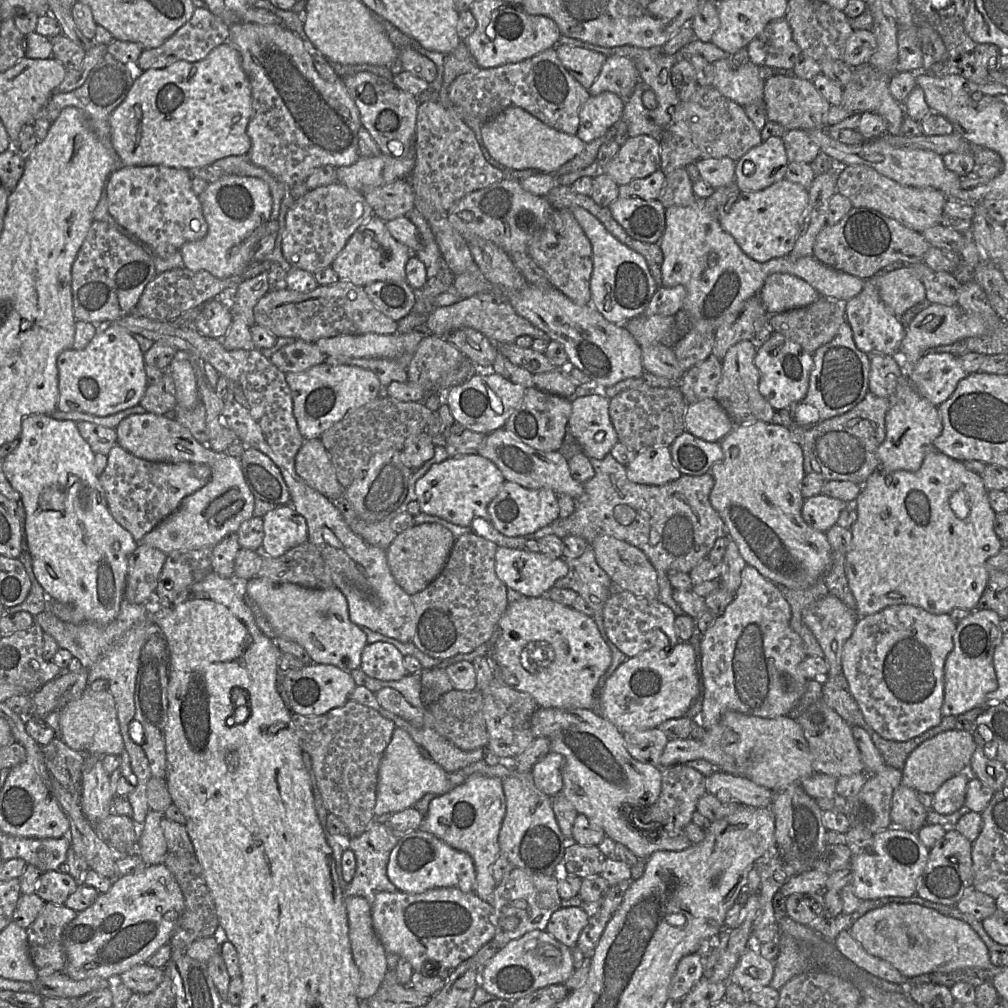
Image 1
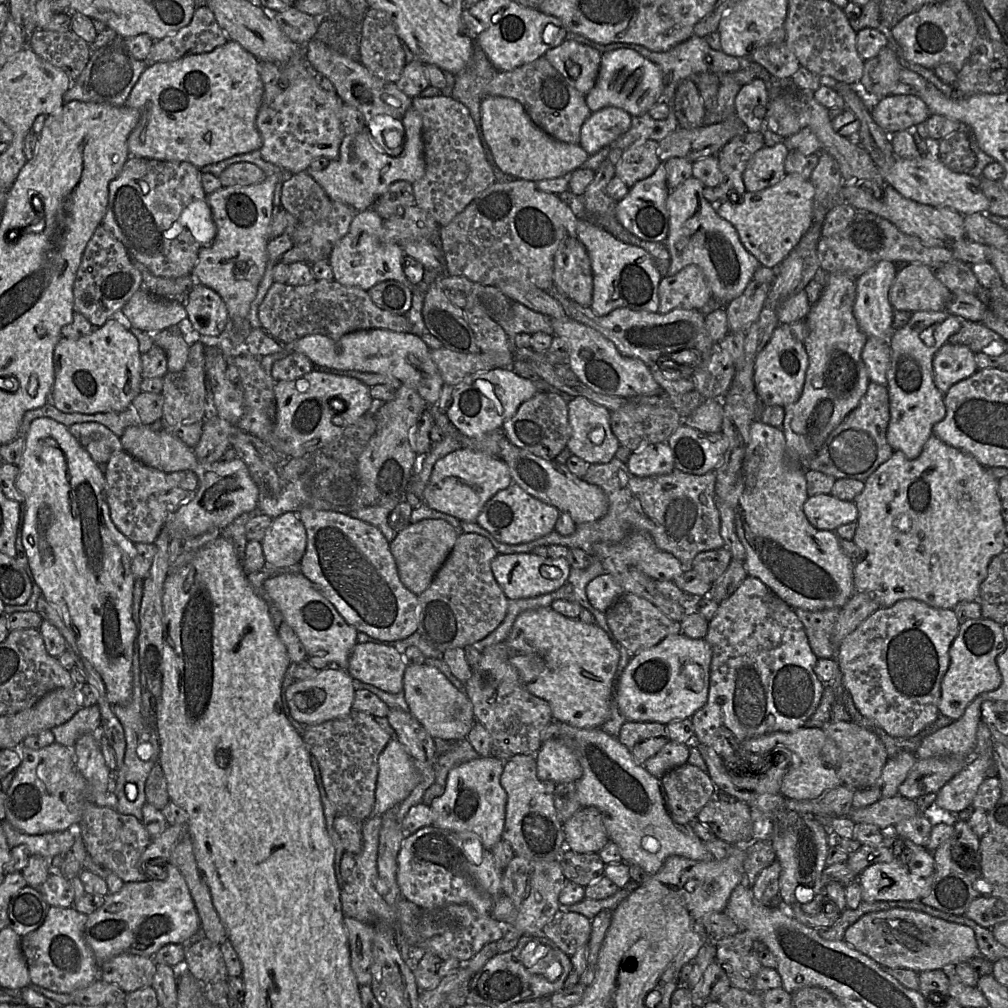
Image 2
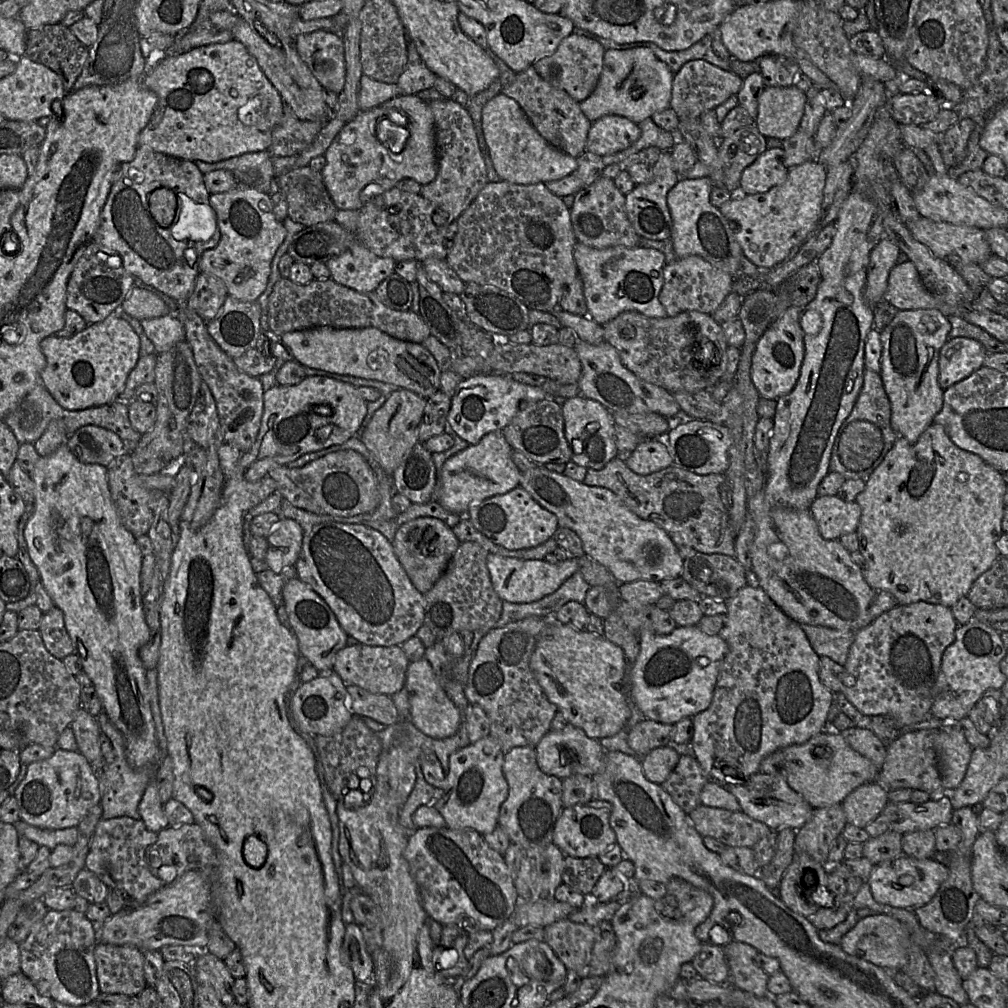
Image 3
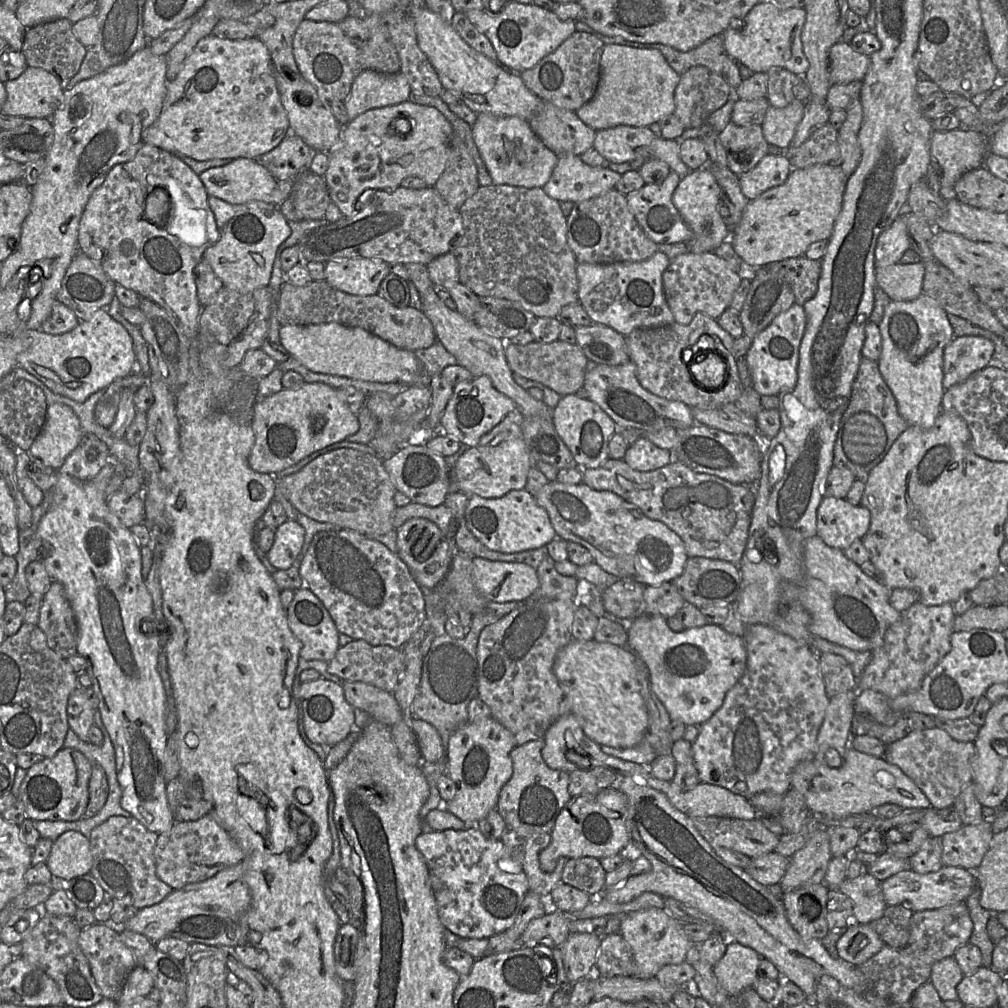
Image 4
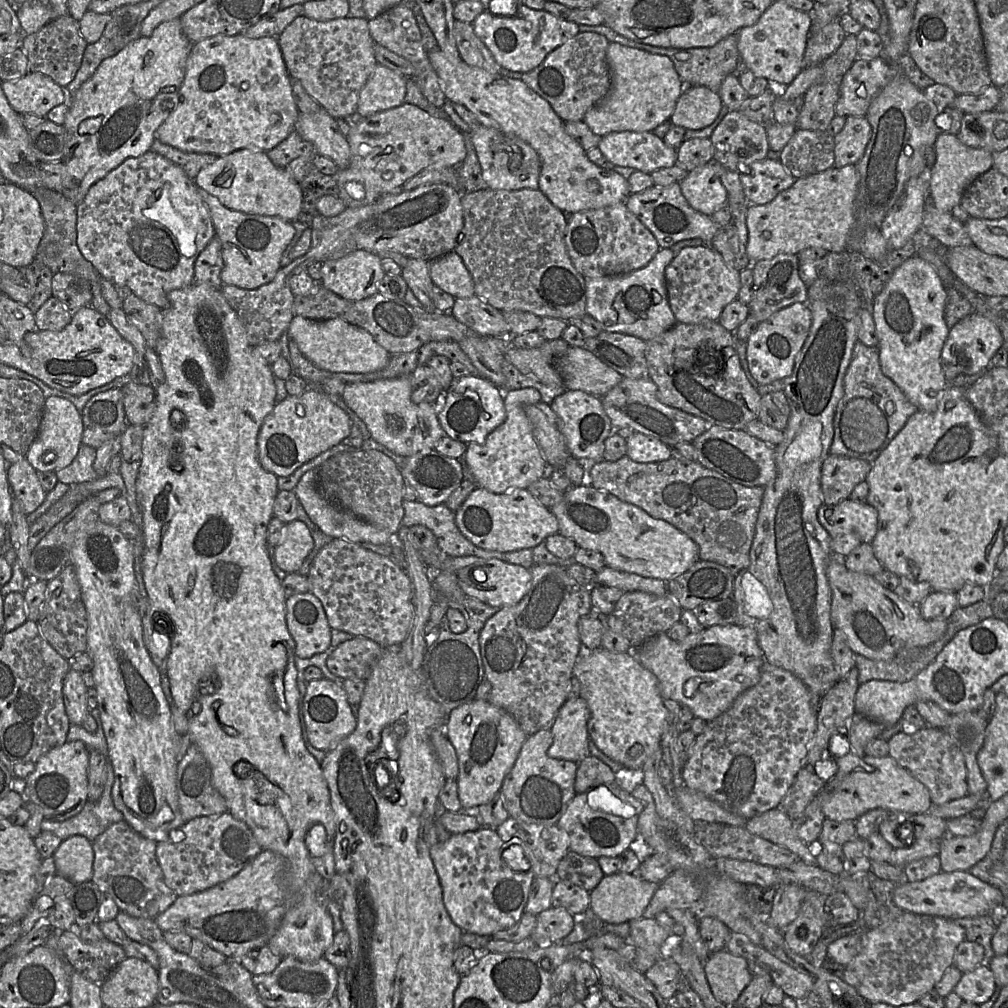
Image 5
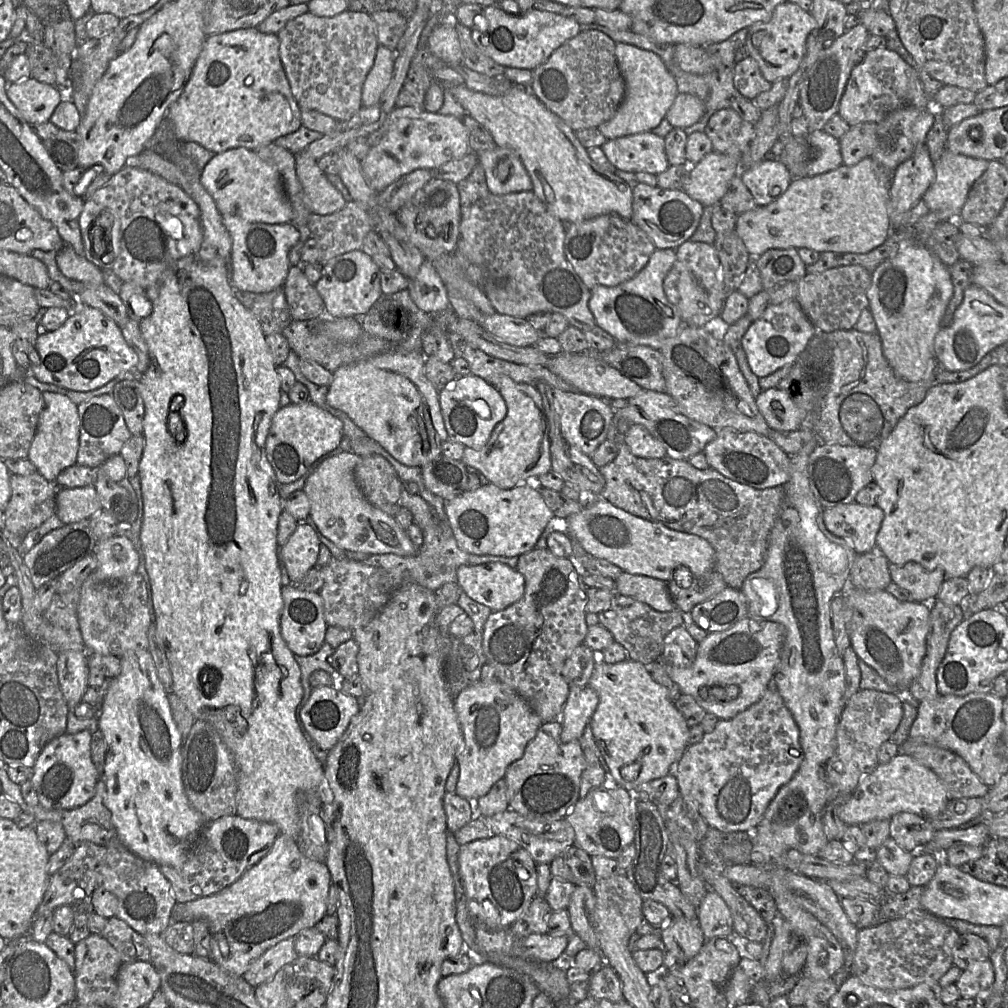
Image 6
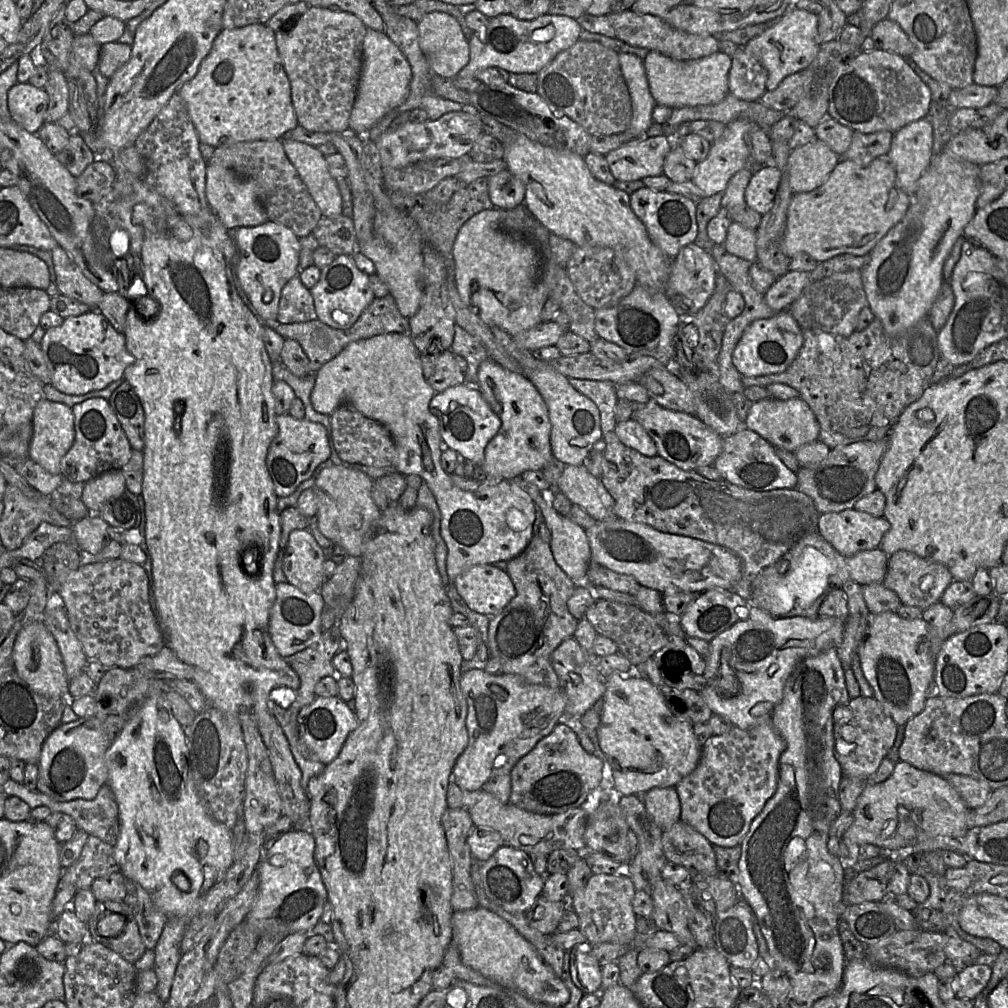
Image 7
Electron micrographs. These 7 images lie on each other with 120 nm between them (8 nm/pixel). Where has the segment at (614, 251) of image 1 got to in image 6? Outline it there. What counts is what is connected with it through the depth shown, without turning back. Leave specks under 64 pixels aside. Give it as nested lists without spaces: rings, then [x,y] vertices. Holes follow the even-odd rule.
[[[656,249],[644,268],[617,286],[599,285],[590,290],[589,309],[595,323],[616,341],[659,350],[664,341],[684,326],[677,308],[665,297],[664,279],[676,258],[675,249]]]

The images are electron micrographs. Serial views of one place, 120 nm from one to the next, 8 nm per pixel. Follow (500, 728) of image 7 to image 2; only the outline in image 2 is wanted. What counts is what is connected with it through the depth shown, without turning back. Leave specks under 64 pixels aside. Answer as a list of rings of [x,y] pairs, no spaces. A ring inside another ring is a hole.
[[[493,755],[479,757],[451,769],[444,793],[431,803],[434,823],[440,829],[460,836],[478,838],[487,850],[502,839],[505,824],[507,793],[500,784],[504,761]]]

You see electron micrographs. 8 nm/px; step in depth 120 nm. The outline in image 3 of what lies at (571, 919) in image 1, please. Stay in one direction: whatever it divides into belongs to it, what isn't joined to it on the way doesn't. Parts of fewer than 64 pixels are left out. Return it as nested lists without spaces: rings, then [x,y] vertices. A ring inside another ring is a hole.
[[[568,918],[544,927],[544,941],[552,948],[567,970],[573,970],[582,978],[591,960],[595,943],[594,929],[575,923]]]

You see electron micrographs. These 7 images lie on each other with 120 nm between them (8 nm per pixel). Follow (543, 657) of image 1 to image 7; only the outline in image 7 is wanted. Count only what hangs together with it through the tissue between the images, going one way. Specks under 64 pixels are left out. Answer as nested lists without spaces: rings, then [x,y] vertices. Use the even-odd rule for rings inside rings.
[[[614,673],[605,678],[606,690],[603,696],[604,705],[602,710],[601,722],[598,729],[598,741],[601,751],[604,753],[609,766],[612,770],[614,788],[623,796],[636,795],[638,793],[647,793],[650,789],[656,787],[675,787],[685,776],[690,774],[697,766],[700,756],[701,747],[694,734],[694,725],[675,716],[667,705],[665,693],[662,689],[656,687],[649,681],[633,674]]]

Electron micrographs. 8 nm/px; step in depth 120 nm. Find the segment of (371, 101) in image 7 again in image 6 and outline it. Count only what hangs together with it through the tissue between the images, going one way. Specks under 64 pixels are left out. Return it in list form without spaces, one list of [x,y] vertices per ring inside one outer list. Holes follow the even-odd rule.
[[[383,45],[377,47],[373,67],[369,71],[362,88],[362,107],[378,103],[388,87],[393,73],[395,52]]]

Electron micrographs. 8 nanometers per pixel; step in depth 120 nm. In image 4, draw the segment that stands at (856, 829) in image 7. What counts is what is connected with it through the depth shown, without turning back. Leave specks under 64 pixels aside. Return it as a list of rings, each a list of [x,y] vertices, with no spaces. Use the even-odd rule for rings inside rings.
[[[849,745],[844,764],[840,768],[829,767],[814,758],[800,762],[793,771],[791,788],[796,789],[804,796],[810,812],[830,818],[863,816],[886,803],[897,804],[903,809],[928,809],[931,806],[930,801],[922,790],[897,766],[889,764],[884,757],[876,758],[875,756],[861,753]]]

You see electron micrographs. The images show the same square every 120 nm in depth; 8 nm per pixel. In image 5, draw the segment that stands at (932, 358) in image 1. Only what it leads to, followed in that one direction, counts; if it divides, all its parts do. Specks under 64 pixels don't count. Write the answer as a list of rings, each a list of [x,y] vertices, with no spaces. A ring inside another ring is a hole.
[[[973,312],[960,320],[949,330],[940,357],[941,367],[948,383],[960,375],[973,375],[991,364],[991,359],[1004,344],[1003,336],[997,326],[988,318]]]

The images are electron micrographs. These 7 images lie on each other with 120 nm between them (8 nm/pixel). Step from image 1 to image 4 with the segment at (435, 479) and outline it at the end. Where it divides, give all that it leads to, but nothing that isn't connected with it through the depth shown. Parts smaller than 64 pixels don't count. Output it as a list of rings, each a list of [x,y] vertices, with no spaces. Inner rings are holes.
[[[518,410],[507,414],[491,431],[483,435],[478,444],[469,447],[450,471],[450,492],[461,491],[469,496],[499,498],[511,490],[526,487],[528,471],[534,465],[521,430],[523,416]]]

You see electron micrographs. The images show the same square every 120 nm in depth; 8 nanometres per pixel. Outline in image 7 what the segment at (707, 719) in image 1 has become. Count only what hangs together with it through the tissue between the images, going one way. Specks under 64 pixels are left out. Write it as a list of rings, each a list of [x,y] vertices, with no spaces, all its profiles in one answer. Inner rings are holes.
[[[772,722],[760,723],[748,730],[734,726],[723,735],[711,736],[701,747],[701,756],[696,768],[675,786],[680,799],[680,820],[704,835],[712,845],[739,845],[752,821],[777,789],[779,758],[784,750],[785,742],[776,732]]]

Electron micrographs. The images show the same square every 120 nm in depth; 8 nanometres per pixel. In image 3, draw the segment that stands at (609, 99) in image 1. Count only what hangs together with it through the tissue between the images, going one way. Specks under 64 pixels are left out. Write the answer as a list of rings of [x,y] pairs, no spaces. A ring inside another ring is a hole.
[[[606,115],[591,123],[586,150],[599,156],[612,155],[632,145],[641,135],[633,121],[618,115]]]

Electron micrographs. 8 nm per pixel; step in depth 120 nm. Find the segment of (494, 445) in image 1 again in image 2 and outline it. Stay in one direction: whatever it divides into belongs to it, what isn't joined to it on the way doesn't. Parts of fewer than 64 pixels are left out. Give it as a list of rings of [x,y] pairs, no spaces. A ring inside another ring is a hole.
[[[511,445],[509,456],[505,456],[512,480],[525,492],[544,503],[570,514],[576,524],[602,518],[608,510],[608,498],[597,485],[589,484],[570,472],[566,464],[546,460],[527,450]]]

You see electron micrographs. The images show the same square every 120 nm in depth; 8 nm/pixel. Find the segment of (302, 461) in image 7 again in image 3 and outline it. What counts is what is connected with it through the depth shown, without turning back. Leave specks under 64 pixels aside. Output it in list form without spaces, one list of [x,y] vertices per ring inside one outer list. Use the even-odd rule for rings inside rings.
[[[306,376],[297,385],[277,384],[264,393],[264,411],[256,441],[251,448],[242,452],[239,463],[246,480],[255,482],[268,475],[270,469],[287,465],[308,452],[326,449],[332,445],[342,444],[353,437],[367,415],[367,401],[358,393],[357,387],[343,381],[325,376]],[[326,427],[322,439],[316,437],[316,431]]]

